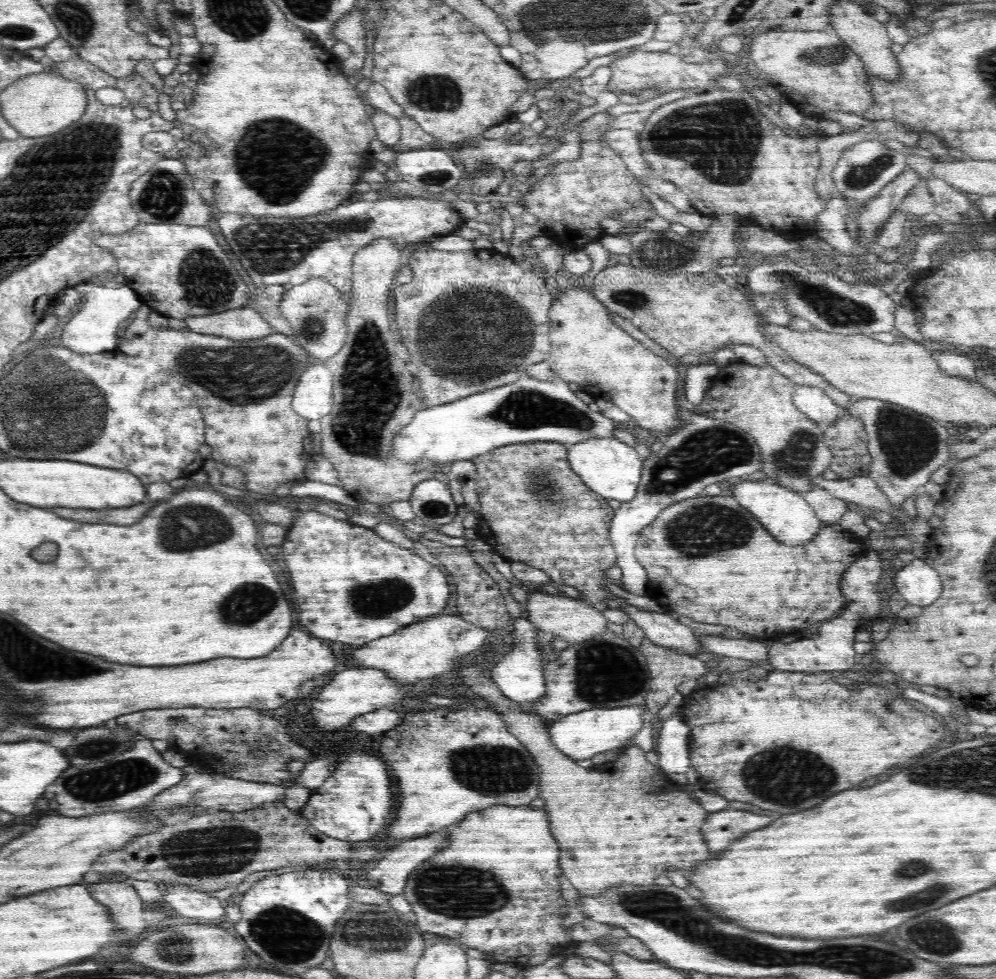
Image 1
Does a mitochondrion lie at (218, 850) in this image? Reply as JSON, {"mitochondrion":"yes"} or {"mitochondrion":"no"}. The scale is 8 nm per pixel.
{"mitochondrion":"yes"}

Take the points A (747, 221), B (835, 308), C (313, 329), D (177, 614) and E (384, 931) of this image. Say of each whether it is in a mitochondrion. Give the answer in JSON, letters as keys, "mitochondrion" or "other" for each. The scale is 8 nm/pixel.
{"A":"other","B":"mitochondrion","C":"mitochondrion","D":"other","E":"mitochondrion"}

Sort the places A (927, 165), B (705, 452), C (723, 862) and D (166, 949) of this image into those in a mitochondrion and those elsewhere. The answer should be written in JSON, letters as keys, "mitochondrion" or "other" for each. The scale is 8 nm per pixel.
{"A":"other","B":"mitochondrion","C":"other","D":"mitochondrion"}

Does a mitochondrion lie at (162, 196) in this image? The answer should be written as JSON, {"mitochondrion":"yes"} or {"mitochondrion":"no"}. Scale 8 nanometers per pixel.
{"mitochondrion":"yes"}

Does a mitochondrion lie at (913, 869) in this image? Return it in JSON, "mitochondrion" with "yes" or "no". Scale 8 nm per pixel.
{"mitochondrion":"yes"}

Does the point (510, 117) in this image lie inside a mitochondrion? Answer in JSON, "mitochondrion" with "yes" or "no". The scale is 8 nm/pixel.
{"mitochondrion":"no"}

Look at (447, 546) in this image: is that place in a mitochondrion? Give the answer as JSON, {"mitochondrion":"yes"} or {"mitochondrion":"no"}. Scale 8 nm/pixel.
{"mitochondrion":"no"}

